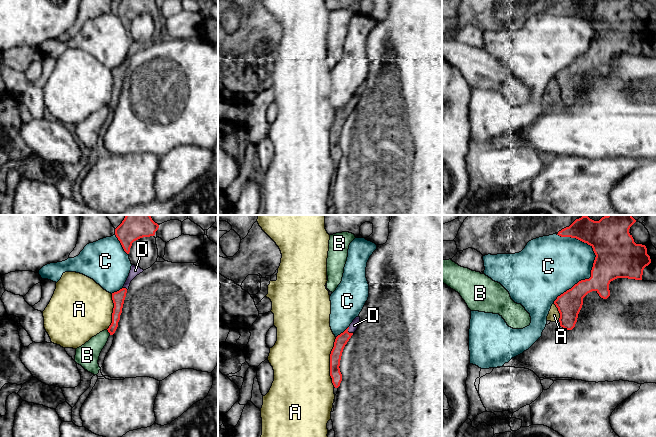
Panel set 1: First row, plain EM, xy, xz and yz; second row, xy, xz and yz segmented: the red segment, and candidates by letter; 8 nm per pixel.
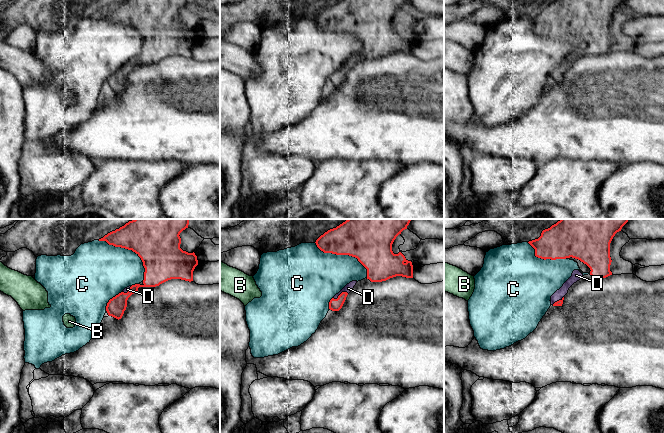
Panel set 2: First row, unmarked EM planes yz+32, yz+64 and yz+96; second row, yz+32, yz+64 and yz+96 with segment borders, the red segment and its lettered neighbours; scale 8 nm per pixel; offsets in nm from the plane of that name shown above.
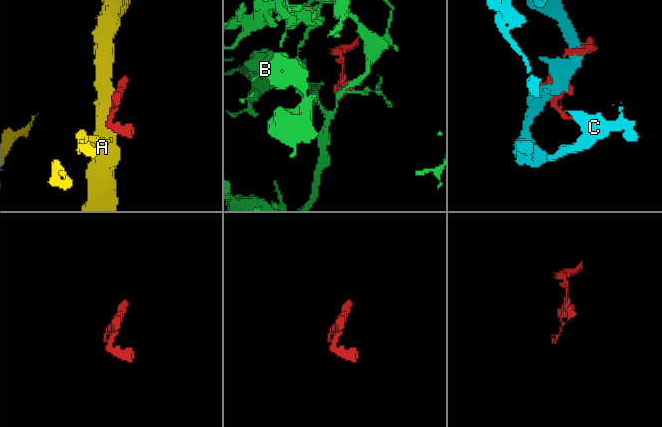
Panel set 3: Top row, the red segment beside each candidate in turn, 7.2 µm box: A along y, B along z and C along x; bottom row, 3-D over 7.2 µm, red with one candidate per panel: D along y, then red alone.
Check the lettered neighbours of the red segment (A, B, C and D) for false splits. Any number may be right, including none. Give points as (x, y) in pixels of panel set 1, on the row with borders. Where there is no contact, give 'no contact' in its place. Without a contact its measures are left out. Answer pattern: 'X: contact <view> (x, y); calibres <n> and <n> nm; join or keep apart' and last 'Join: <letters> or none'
A: contact xz (330, 357); calibres 100 and 480 nm; keep apart
B: contact xy (108, 331); calibres 80 and 180 nm; keep apart
C: contact yz (591, 273); calibres 360 and 400 nm; keep apart
D: contact xz (347, 331); calibres 100 and 70 nm; join
Join: D

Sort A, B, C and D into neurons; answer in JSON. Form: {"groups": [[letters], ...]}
{"groups": [["A"], ["B"], ["C"], ["D"]]}

